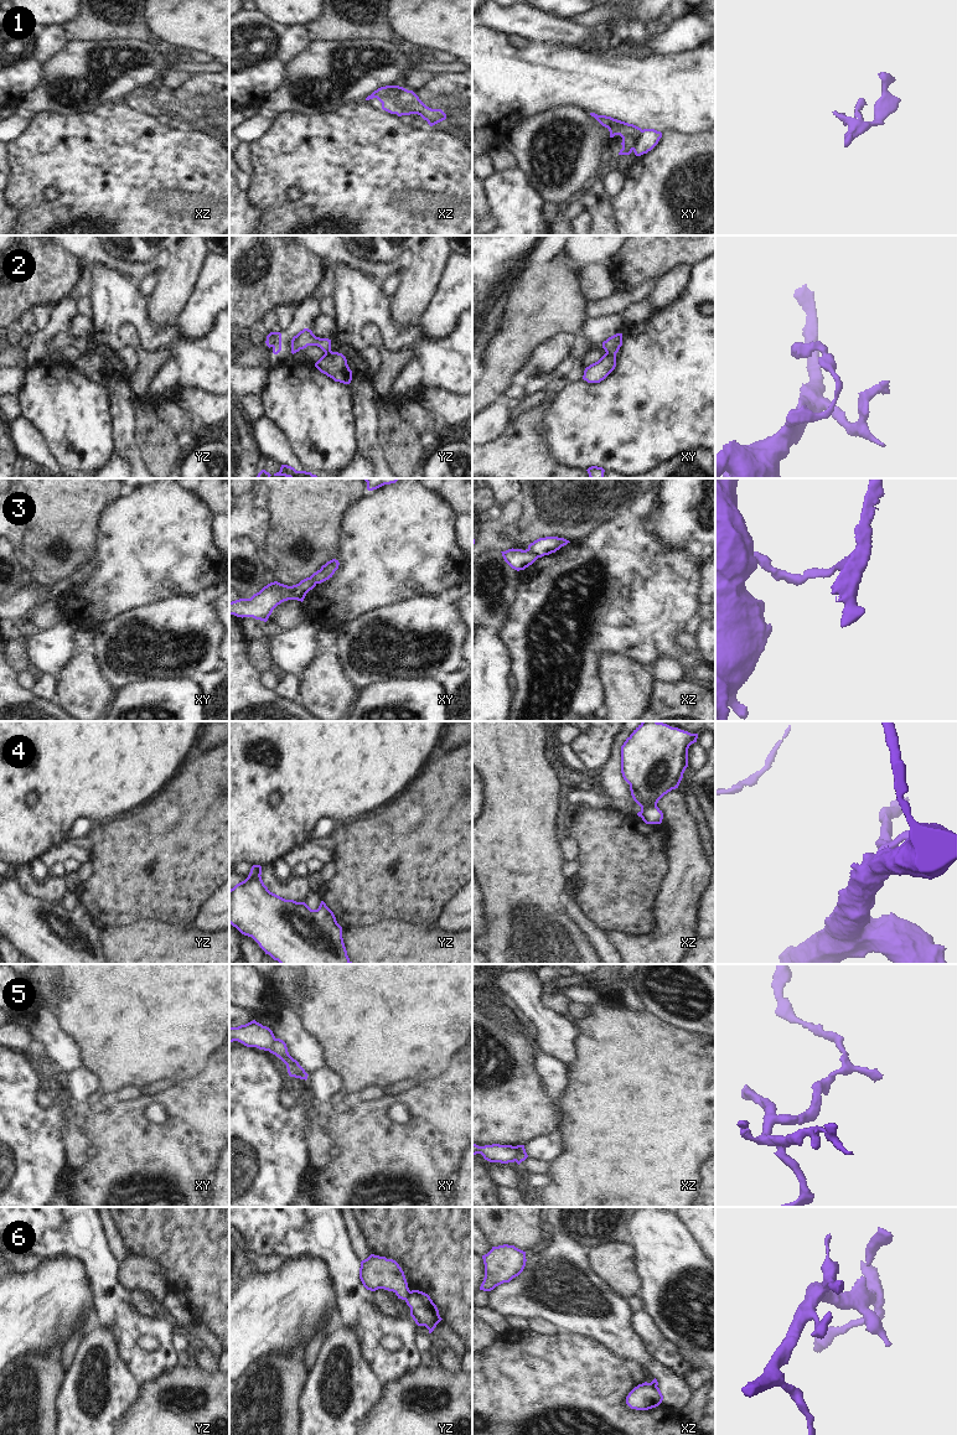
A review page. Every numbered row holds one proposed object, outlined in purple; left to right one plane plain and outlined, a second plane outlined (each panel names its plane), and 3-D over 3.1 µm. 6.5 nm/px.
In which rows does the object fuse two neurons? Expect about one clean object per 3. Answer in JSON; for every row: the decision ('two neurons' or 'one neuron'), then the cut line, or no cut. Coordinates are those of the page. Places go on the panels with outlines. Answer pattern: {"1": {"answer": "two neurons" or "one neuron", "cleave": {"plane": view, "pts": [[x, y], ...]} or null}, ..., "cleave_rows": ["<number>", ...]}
{"1": {"answer": "two neurons", "cleave": {"plane": "xz", "pts": [[398, 87], [398, 99], [412, 113]]}}, "2": {"answer": "two neurons", "cleave": {"plane": "xy", "pts": [[606, 352], [615, 355]]}}, "3": {"answer": "two neurons", "cleave": {"plane": "xy", "pts": [[291, 586], [289, 599]]}}, "4": {"answer": "one neuron", "cleave": null}, "5": {"answer": "two neurons", "cleave": {"plane": "xz", "pts": [[513, 1146], [515, 1160]]}}, "6": {"answer": "two neurons", "cleave": {"plane": "yz", "pts": [[410, 1291], [404, 1299]]}}, "cleave_rows": ["1", "2", "3", "5", "6"]}

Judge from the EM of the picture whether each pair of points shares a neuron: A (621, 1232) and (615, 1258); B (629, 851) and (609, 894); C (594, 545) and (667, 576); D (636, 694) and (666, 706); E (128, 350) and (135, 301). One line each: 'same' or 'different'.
A: different
B: same
C: same
D: different
E: same

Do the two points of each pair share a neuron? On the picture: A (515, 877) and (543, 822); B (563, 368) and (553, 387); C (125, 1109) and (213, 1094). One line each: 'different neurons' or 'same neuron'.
A: same neuron
B: same neuron
C: same neuron

